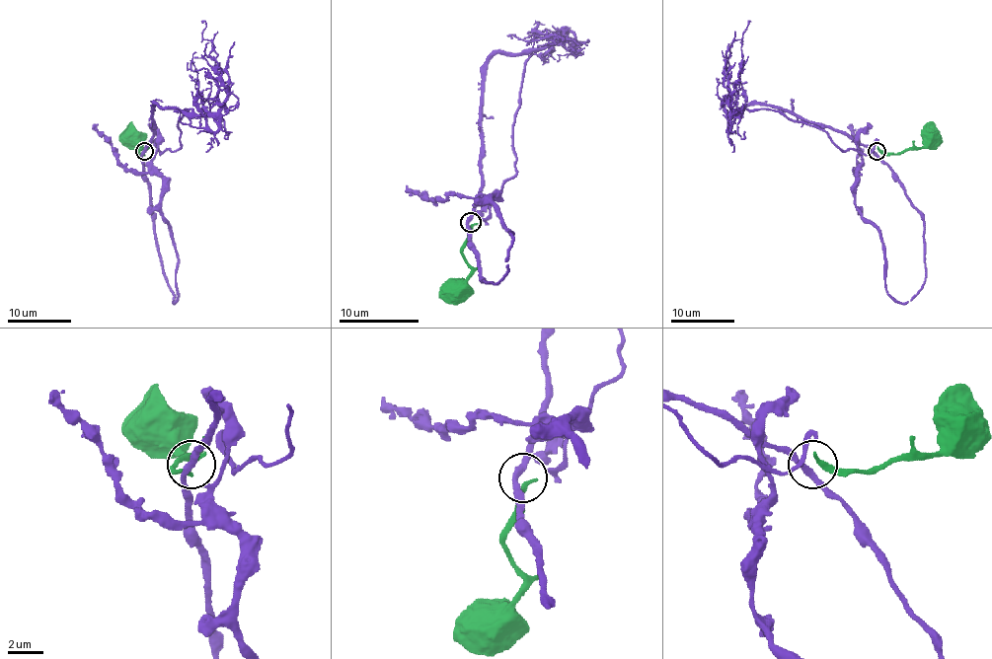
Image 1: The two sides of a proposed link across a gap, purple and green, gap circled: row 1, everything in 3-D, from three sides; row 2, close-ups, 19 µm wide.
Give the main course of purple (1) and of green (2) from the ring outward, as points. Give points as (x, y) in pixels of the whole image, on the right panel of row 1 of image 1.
1: (876, 152), (781, 109), (741, 109), (781, 110), (819, 127), (845, 151), (868, 154), (877, 138)
2: (878, 151), (889, 154), (917, 149), (930, 138)

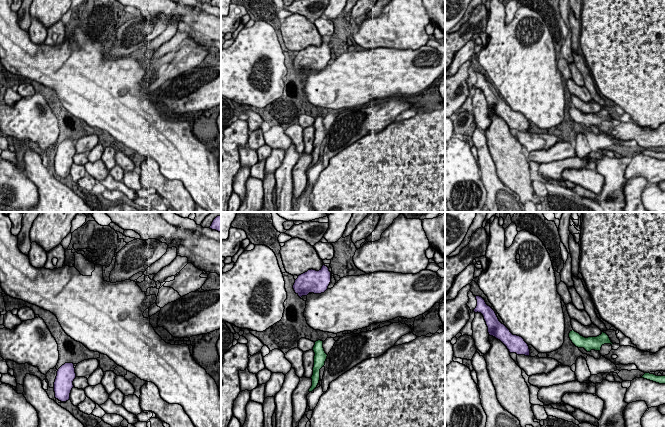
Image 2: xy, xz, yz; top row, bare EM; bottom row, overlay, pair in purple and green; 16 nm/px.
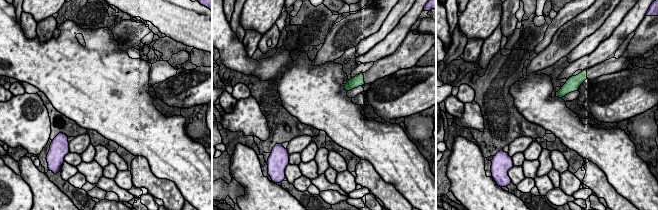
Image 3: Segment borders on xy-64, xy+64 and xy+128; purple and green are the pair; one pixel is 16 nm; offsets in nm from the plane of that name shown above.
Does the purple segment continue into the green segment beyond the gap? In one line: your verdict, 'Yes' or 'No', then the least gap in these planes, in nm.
Yes. Distance 650 nm

